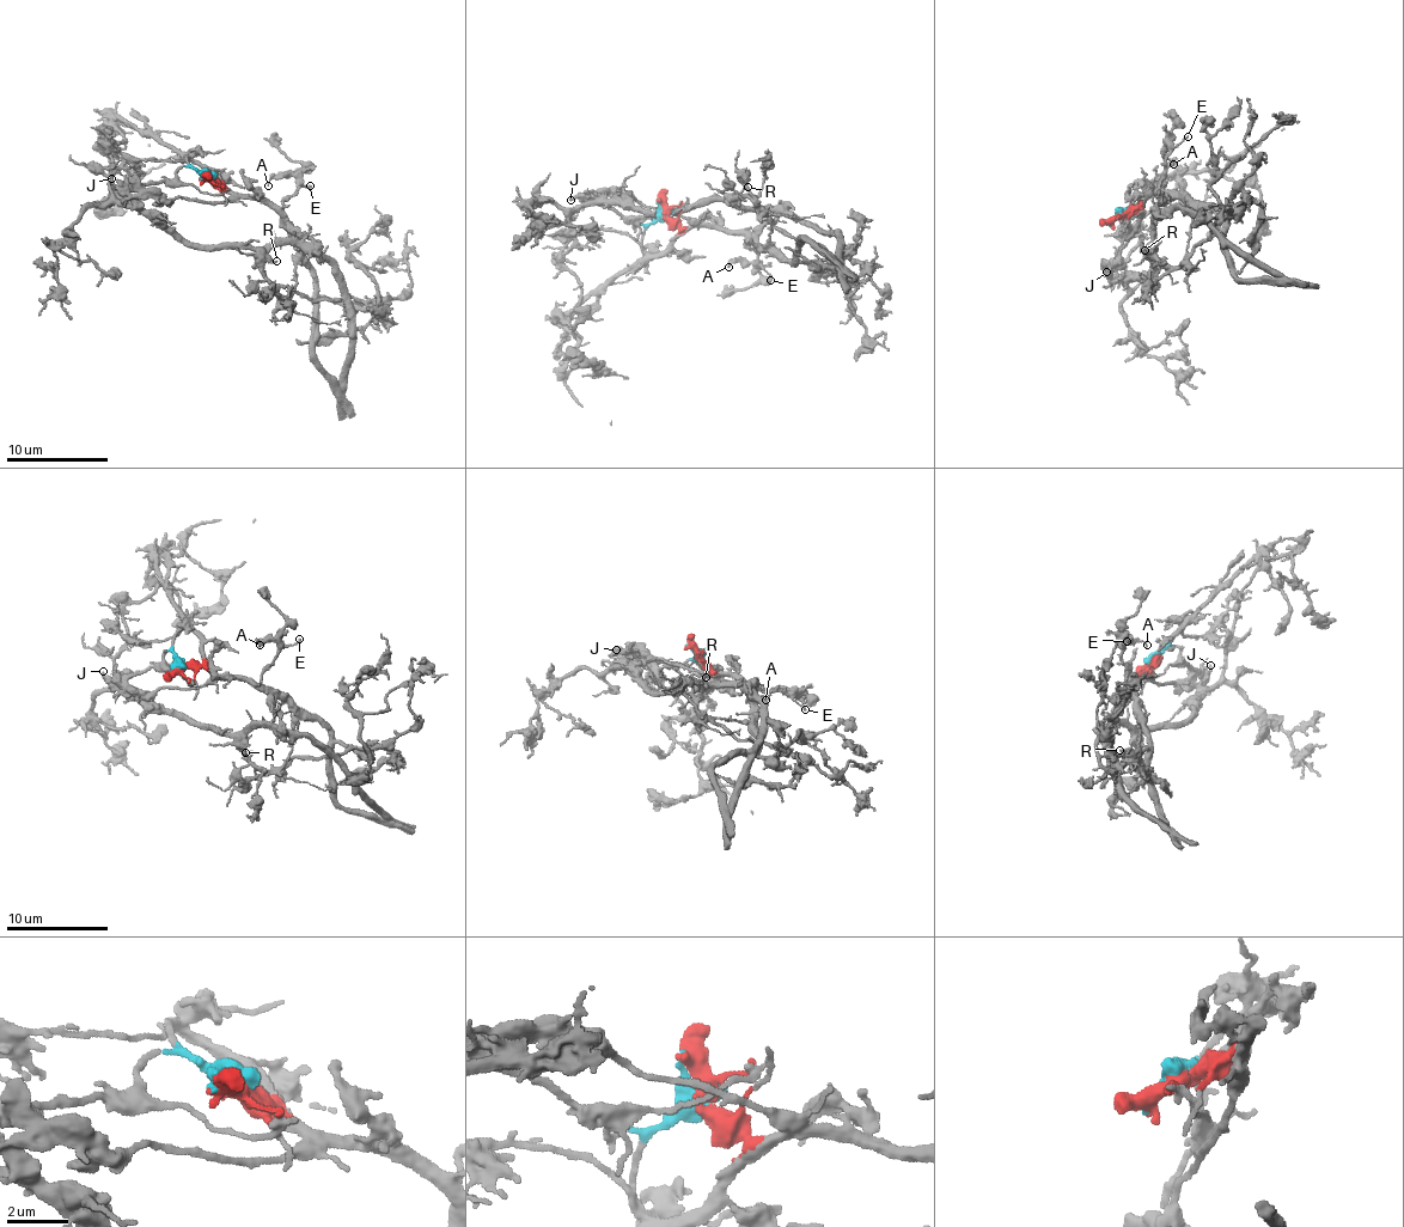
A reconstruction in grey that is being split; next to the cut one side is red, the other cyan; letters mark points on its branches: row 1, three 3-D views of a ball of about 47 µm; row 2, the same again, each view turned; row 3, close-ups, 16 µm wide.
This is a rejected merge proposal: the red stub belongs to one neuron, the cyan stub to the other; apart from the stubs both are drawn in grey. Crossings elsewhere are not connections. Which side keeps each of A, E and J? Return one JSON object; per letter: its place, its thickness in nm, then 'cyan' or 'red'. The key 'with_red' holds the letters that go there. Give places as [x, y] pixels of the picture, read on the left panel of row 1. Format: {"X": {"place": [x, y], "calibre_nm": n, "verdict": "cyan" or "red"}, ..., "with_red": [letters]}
{"A": {"place": [268, 185], "calibre_nm": 110, "verdict": "red"}, "E": {"place": [310, 185], "calibre_nm": 140, "verdict": "red"}, "J": {"place": [111, 178], "calibre_nm": 180, "verdict": "cyan"}, "with_red": ["A", "E"]}

